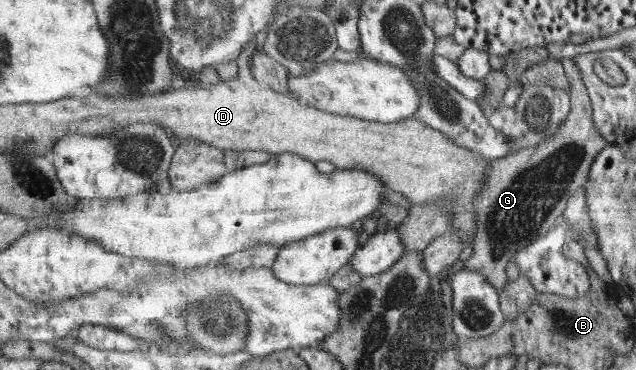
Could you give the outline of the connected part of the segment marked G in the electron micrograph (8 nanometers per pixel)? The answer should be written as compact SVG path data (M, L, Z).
M574 58L561 62L572 84L570 115L561 129L546 141L490 161L485 184L477 193L475 251L474 256L466 261L466 268L482 273L499 294L509 283L508 262L558 223L574 193L587 183L592 164L609 146L594 121L595 109L581 74L582 68Z

